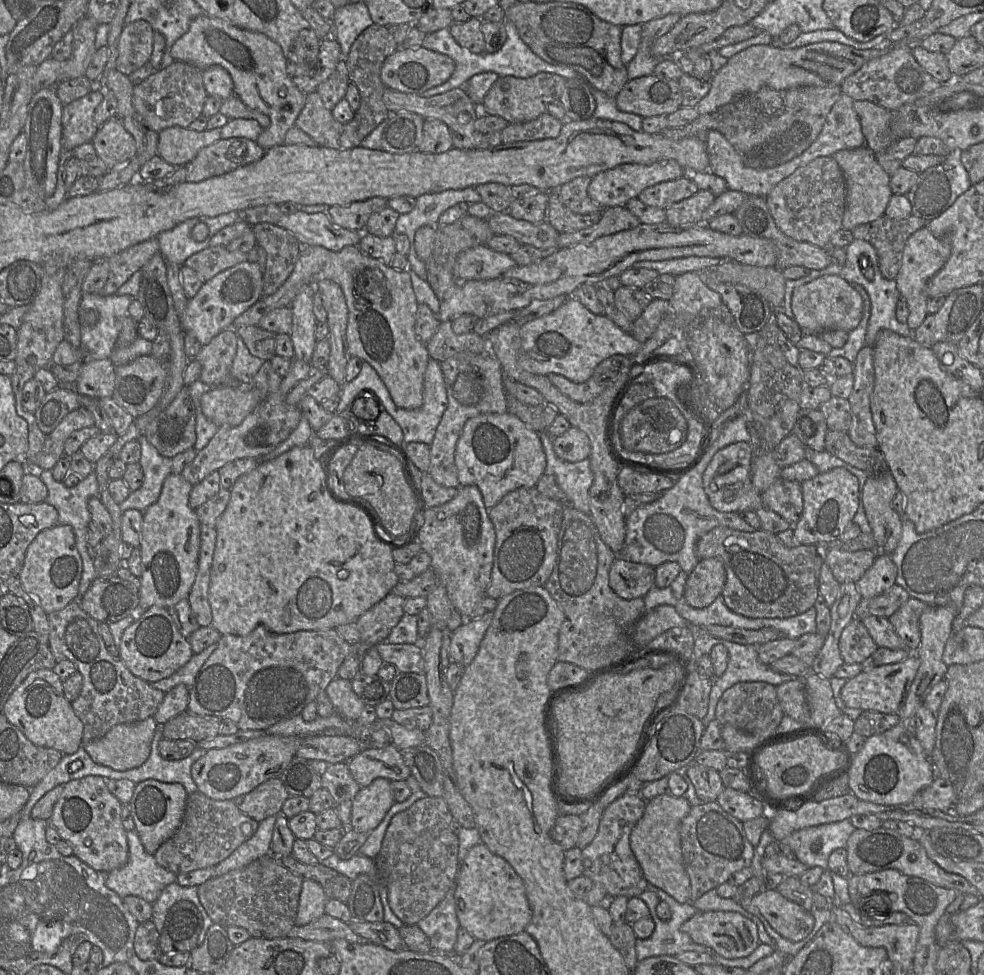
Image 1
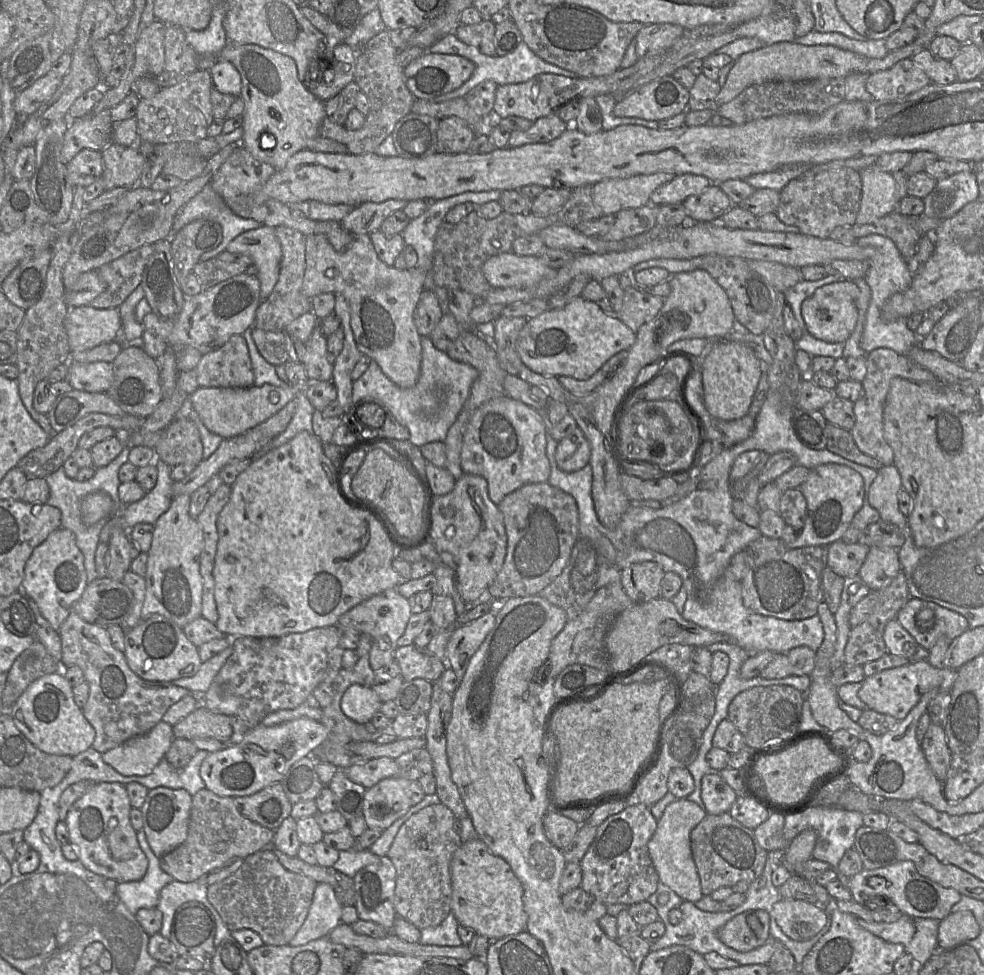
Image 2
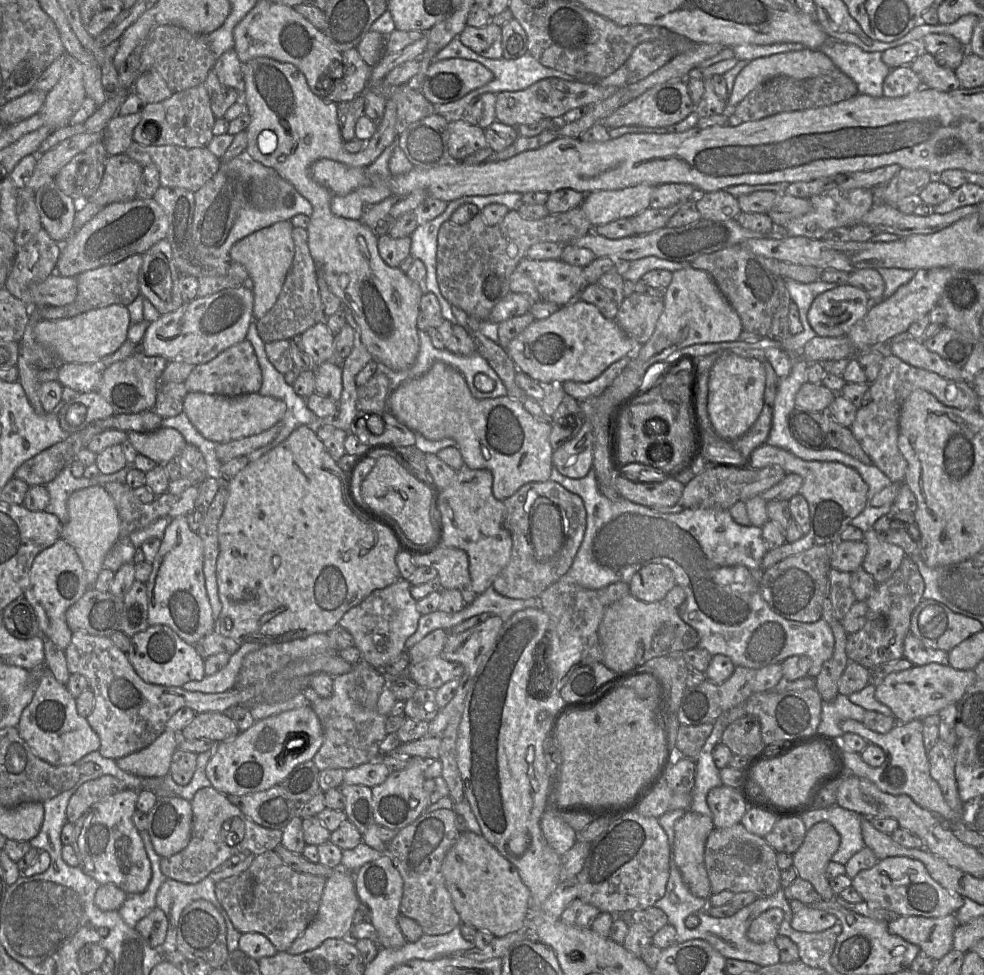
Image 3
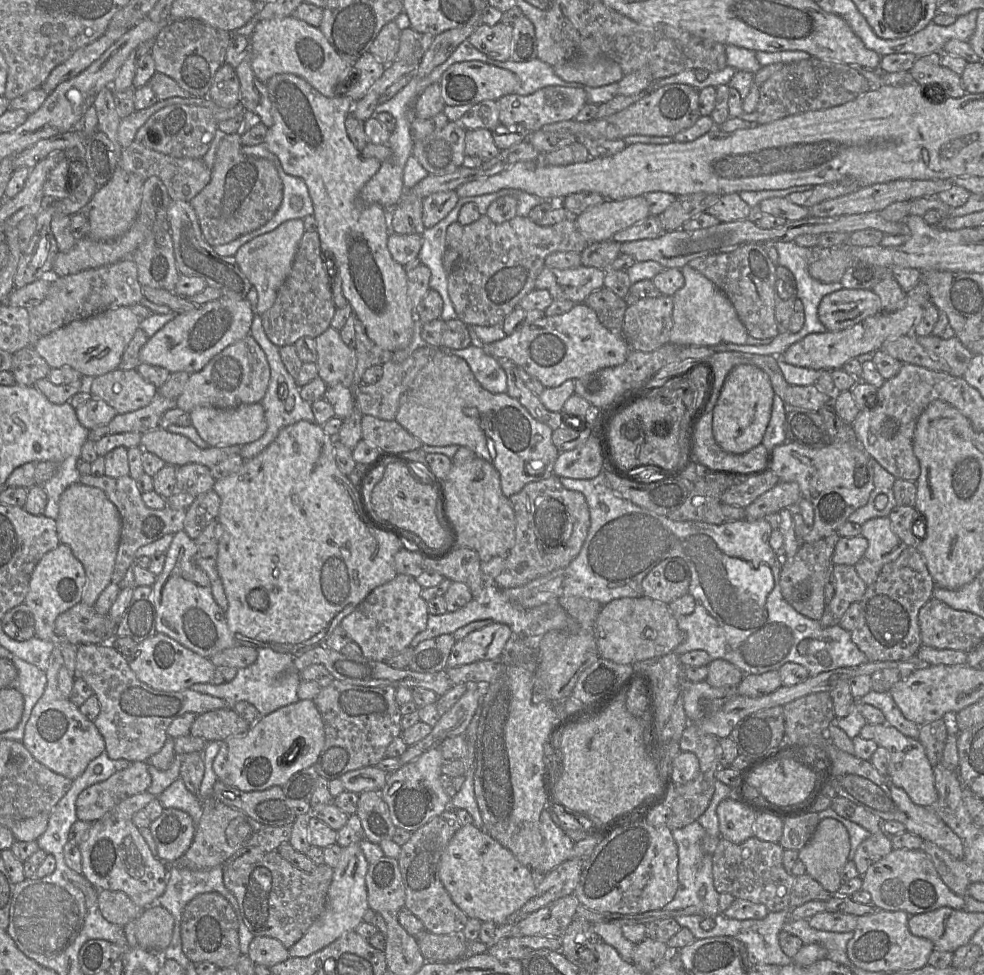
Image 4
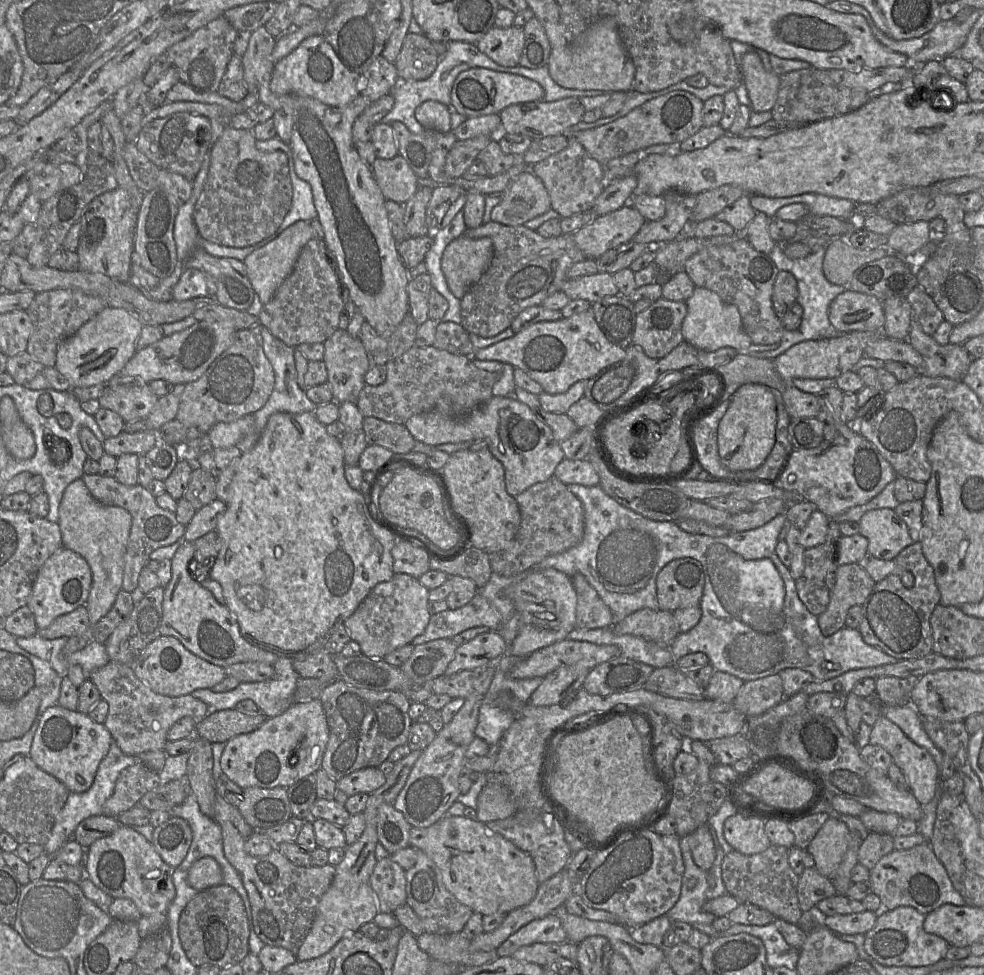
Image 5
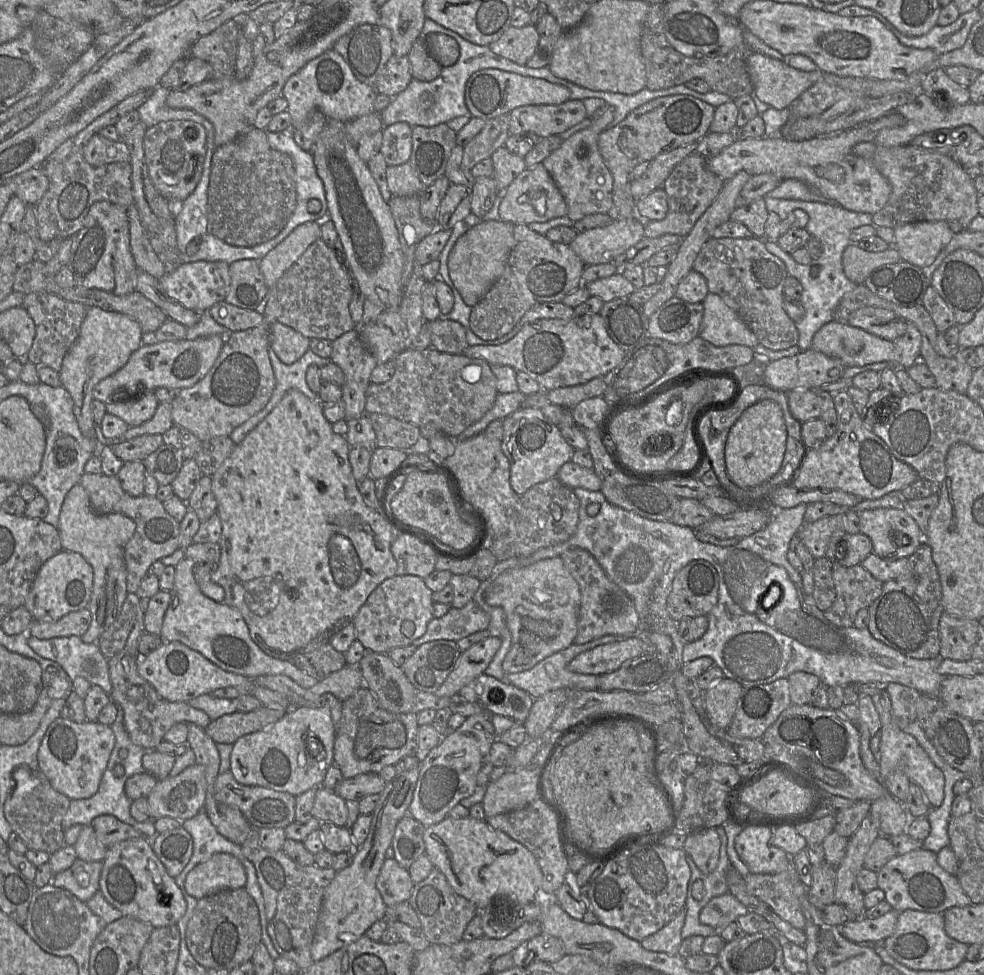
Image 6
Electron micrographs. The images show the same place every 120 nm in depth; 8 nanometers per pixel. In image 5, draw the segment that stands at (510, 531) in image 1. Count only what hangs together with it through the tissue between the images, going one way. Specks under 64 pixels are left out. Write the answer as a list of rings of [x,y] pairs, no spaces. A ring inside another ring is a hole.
[[[552,476],[515,497],[520,511],[520,526],[507,547],[489,555],[492,572],[502,576],[519,574],[546,557],[578,545],[584,534],[584,508],[567,485]]]

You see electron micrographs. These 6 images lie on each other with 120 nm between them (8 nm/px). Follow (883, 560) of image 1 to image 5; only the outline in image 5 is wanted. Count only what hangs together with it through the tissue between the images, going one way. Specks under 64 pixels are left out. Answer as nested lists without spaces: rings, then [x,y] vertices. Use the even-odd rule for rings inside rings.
[[[889,508],[866,512],[859,526],[860,534],[869,542],[868,554],[880,560],[894,560],[907,546],[915,543],[905,522]]]

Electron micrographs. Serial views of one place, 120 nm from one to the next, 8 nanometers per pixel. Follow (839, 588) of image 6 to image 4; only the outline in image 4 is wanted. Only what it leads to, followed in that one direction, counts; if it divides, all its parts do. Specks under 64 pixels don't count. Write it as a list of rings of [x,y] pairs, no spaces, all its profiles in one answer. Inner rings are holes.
[[[834,565],[834,596],[826,605],[822,618],[823,627],[839,625],[847,609],[853,603],[859,603],[865,594],[867,585],[859,577],[852,565]]]

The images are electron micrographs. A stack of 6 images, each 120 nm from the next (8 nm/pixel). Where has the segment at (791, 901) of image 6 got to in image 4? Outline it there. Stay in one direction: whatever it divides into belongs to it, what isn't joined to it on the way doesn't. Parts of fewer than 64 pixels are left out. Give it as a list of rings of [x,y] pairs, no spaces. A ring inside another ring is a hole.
[[[755,836],[736,844],[721,838],[712,854],[714,887],[719,894],[729,893],[734,898],[763,904],[769,912],[789,908],[795,877],[785,871],[782,863],[784,848],[779,843],[767,842]]]

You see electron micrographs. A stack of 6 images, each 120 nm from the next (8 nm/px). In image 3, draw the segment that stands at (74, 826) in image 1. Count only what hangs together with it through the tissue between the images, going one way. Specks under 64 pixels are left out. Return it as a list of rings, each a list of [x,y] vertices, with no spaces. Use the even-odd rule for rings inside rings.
[[[127,788],[92,805],[74,824],[80,868],[100,884],[114,884],[127,894],[145,892],[152,866],[143,840],[133,822],[139,791]]]

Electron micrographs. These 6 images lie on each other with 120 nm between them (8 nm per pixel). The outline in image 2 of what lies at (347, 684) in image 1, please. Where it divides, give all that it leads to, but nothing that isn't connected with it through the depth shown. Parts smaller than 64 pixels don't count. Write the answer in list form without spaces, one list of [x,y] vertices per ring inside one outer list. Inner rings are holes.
[[[352,684],[344,692],[340,706],[343,713],[351,720],[365,724],[380,711],[382,702],[371,687]]]

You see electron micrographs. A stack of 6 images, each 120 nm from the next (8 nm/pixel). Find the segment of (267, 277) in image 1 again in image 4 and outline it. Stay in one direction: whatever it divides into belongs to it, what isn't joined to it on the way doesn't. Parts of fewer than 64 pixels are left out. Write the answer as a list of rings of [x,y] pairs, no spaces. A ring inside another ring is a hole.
[[[303,234],[291,271],[280,287],[271,308],[260,315],[269,340],[278,347],[293,345],[301,337],[316,338],[329,327],[336,311],[329,279],[323,263],[319,234]]]

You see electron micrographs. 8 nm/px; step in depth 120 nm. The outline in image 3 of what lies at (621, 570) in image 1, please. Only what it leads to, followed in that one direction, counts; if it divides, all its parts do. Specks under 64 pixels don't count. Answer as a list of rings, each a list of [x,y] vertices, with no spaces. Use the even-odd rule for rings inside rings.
[[[649,564],[637,571],[631,578],[630,594],[643,602],[662,602],[676,585],[670,568],[663,564]]]

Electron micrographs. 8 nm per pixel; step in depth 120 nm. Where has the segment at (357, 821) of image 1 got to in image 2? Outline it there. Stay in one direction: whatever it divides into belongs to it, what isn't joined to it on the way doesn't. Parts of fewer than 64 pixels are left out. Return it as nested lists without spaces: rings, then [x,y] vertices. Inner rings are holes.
[[[403,777],[385,778],[366,790],[363,817],[367,828],[385,830],[408,812],[412,806],[406,789],[411,782]]]

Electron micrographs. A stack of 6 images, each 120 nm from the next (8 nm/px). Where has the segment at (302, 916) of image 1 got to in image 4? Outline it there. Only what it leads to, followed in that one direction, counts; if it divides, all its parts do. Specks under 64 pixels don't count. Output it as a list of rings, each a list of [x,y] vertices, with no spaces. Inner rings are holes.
[[[359,843],[343,848],[339,863],[333,868],[325,908],[302,938],[288,949],[291,957],[307,957],[325,948],[345,933],[355,931],[356,927],[363,922],[363,916],[369,908],[365,883],[368,867],[369,863]]]

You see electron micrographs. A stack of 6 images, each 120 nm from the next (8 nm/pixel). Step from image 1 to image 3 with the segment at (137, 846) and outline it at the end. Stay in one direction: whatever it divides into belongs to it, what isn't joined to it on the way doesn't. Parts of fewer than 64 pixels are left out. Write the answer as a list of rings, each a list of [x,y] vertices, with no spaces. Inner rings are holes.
[[[147,830],[139,831],[152,866],[152,879],[147,890],[141,894],[128,894],[119,913],[124,922],[136,929],[137,923],[156,907],[156,897],[167,877],[161,871],[161,856],[155,851]]]

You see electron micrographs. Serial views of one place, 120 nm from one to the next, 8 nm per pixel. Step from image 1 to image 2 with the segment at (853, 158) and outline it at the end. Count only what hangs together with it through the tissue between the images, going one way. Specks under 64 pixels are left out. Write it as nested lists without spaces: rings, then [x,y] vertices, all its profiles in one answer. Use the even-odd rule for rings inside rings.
[[[864,169],[859,172],[862,183],[860,209],[855,224],[870,224],[896,211],[898,191],[890,173]]]

